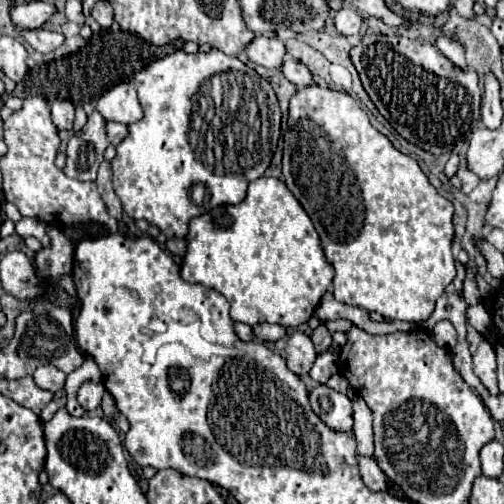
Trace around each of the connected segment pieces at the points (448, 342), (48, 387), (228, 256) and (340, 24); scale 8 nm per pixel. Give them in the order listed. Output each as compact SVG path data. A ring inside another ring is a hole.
M451 321L435 323L435 327L431 329L431 335L433 335L433 341L445 349L453 349L457 343L457 333L455 333L455 327L451 325Z
M43 365L39 367L35 373L33 373L33 379L37 383L37 387L45 389L45 391L51 391L51 393L57 393L63 389L65 385L65 373L59 371L57 367L53 365Z
M261 177L249 183L247 197L239 205L221 205L211 209L205 215L199 215L189 221L187 233L187 251L181 261L181 277L185 281L197 281L205 287L211 287L225 295L231 305L233 321L245 325L259 323L277 323L283 327L297 327L315 313L323 293L331 287L333 267L327 261L319 245L319 235L297 203L293 193L273 177Z
M345 5L335 15L335 27L345 37L357 37L359 29L361 29L361 17L351 7Z

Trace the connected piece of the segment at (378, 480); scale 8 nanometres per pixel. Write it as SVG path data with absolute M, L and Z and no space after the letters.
M359 457L359 471L363 477L363 483L371 491L385 491L387 489L387 477L385 473L377 467L373 457Z

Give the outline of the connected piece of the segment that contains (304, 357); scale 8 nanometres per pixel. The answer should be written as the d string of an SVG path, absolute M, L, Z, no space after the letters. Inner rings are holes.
M293 331L289 335L285 351L287 351L287 367L293 373L297 373L297 375L309 373L315 357L317 357L311 337L307 337L303 331Z

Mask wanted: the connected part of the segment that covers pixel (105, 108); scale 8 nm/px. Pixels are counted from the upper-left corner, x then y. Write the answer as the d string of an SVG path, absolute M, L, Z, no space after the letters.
M119 83L111 91L107 91L97 101L97 111L107 121L117 121L123 125L131 125L143 119L143 109L137 99L137 91L133 83Z

